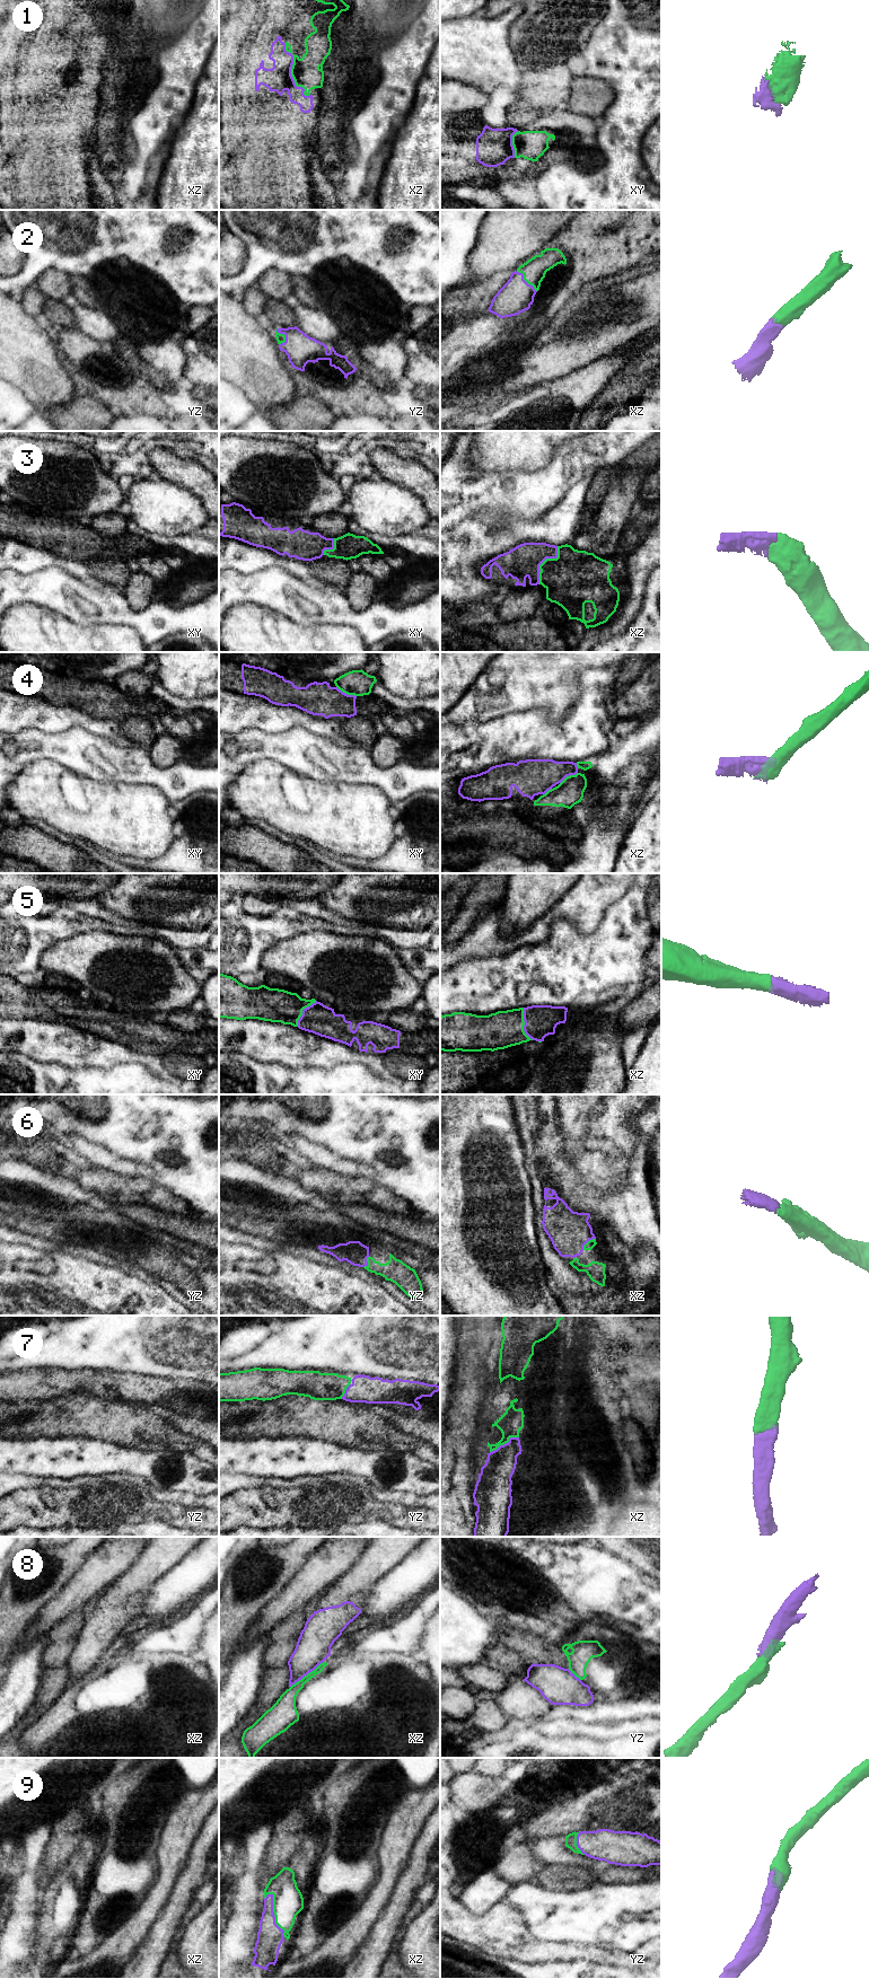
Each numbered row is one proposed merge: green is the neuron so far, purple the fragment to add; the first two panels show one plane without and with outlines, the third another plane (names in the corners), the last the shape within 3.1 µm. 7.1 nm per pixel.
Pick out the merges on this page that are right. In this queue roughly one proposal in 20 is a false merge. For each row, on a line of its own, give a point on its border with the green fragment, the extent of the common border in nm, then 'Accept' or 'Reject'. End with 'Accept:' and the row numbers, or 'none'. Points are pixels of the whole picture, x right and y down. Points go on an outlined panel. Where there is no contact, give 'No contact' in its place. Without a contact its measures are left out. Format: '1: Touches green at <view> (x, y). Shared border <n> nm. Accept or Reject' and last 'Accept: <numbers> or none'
1: Touches green at xz (291, 72). Shared border 420 nm. Accept
2: Touches green at xz (525, 280). Shared border 220 nm. Accept
3: Touches green at xz (544, 561). Shared border 300 nm. Accept
4: Touches green at xy (347, 693). Shared border 160 nm. Reject
5: Touches green at xz (524, 1025). Shared border 240 nm. Accept
6: Touches green at xz (587, 1242). Shared border 130 nm. Accept
7: Touches green at xz (505, 1443). Shared border 240 nm. Accept
8: Touches green at xz (307, 1674). Shared border 300 nm. Reject
9: Touches green at xz (274, 1914). Shared border 340 nm. Accept
Accept: 1, 2, 3, 5, 6, 7, 9

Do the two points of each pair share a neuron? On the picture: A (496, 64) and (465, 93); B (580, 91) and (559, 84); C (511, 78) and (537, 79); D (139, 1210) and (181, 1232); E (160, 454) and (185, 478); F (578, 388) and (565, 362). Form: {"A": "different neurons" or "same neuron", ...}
{"A": "different neurons", "B": "different neurons", "C": "different neurons", "D": "same neuron", "E": "same neuron", "F": "different neurons"}

